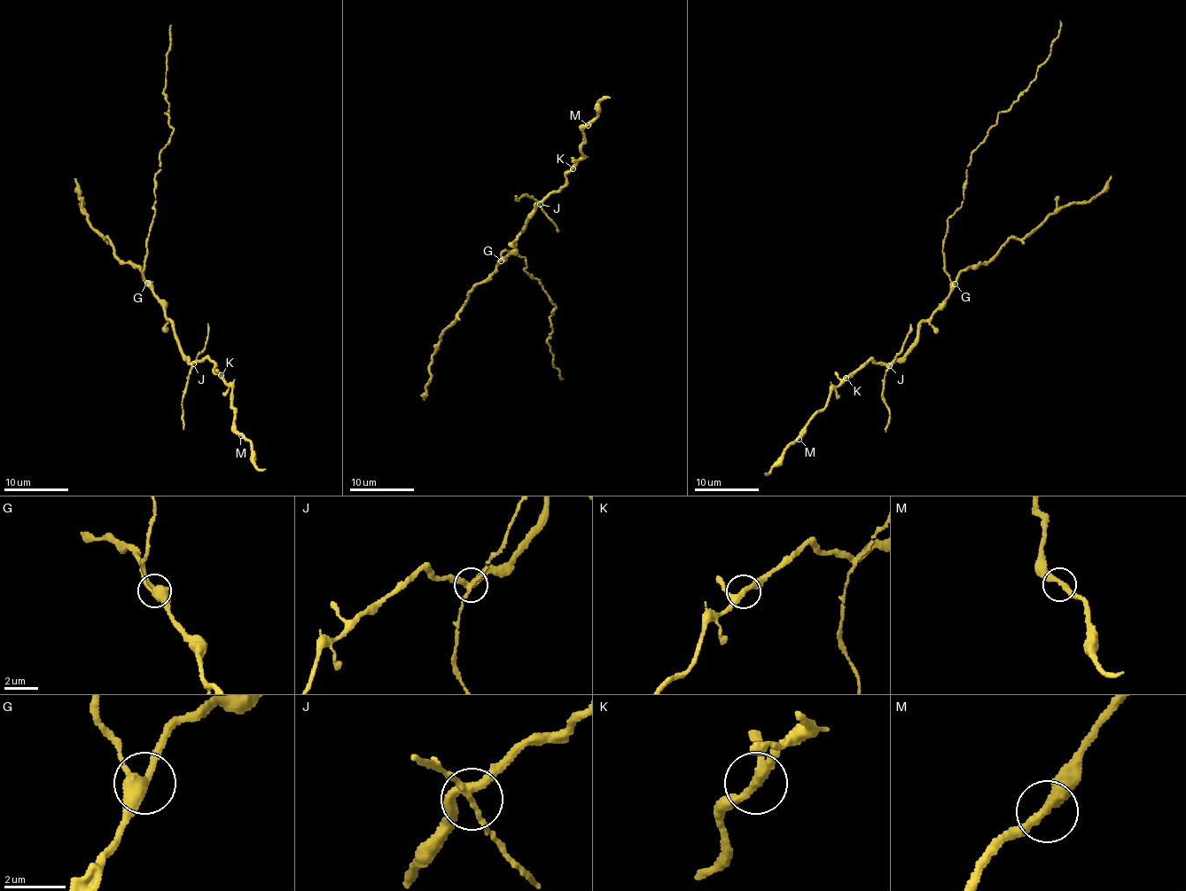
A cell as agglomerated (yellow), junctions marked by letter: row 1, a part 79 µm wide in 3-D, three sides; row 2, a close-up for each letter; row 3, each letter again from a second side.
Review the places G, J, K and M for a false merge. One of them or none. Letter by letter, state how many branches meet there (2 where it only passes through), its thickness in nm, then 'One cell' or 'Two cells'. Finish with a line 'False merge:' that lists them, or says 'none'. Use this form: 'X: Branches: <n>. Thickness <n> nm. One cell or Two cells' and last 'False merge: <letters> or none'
G: Branches: 3. Thickness 360 nm. One cell
J: Branches: 4. Thickness 260 nm. Two cells
K: Branches: 3. Thickness 280 nm. One cell
M: Branches: 2. Thickness 320 nm. One cell
False merge: J

